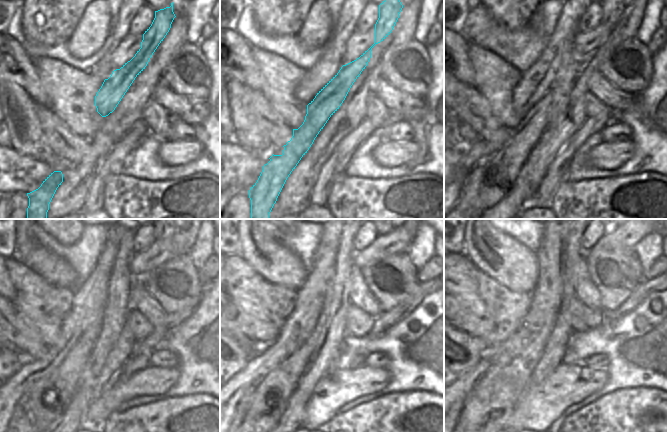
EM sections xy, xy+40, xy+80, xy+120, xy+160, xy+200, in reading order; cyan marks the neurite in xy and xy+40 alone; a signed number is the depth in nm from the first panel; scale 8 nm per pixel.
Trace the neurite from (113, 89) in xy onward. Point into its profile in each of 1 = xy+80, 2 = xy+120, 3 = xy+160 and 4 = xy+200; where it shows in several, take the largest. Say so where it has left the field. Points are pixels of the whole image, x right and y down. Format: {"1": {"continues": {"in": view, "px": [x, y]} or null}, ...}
{"1": {"continues": {"in": "xy+80", "px": [503, 173]}}, "2": {"continues": {"in": "xy+120", "px": [74, 363]}}, "3": {"continues": {"in": "xy+160", "px": [284, 391]}}, "4": {"continues": {"in": "xy+200", "px": [513, 389]}}}

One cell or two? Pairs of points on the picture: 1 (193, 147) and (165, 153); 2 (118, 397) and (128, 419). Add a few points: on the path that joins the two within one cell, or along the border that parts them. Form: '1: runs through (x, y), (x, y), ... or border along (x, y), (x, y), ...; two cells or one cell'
1: runs through (186, 151), (172, 153); one cell
2: border along (115, 409), (104, 421); two cells

